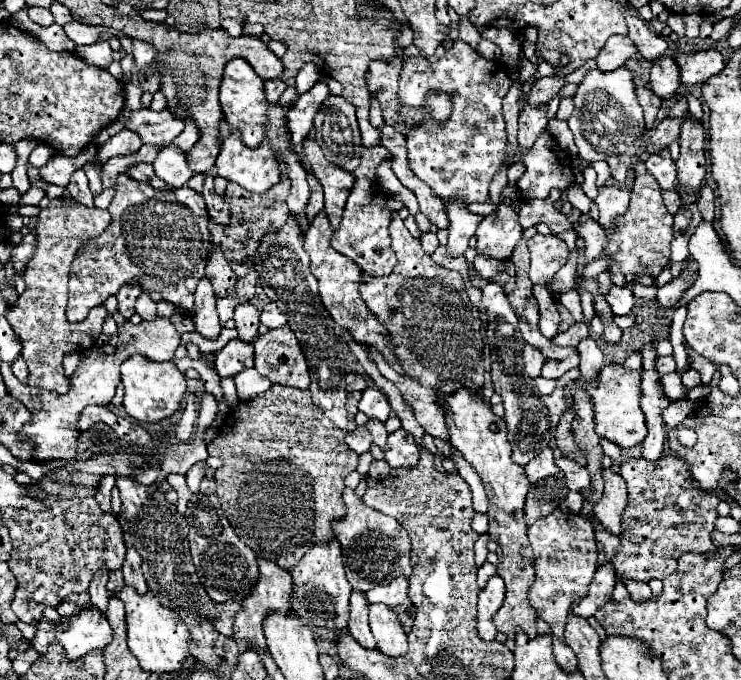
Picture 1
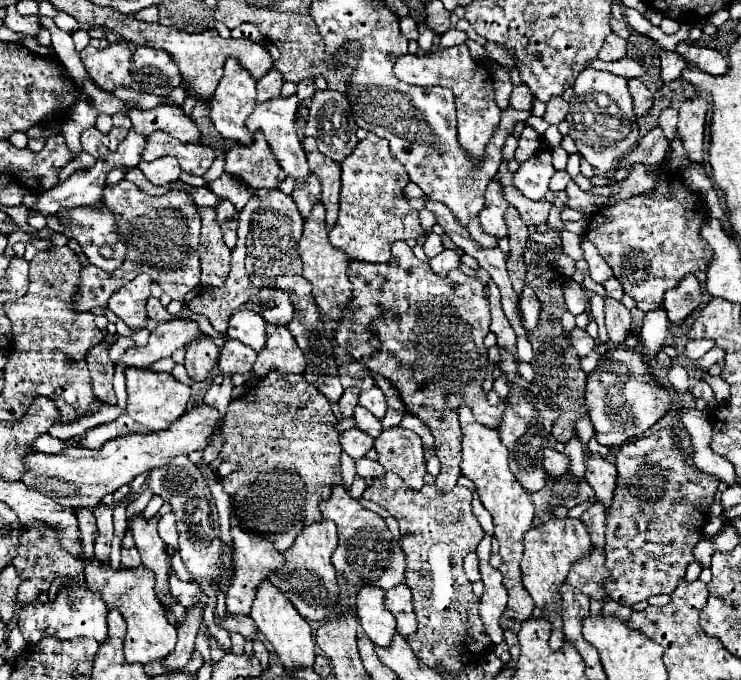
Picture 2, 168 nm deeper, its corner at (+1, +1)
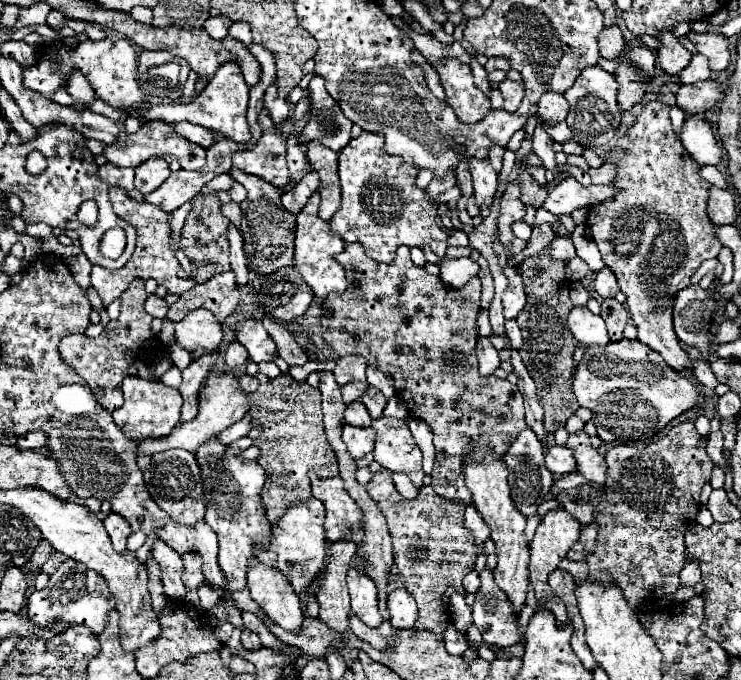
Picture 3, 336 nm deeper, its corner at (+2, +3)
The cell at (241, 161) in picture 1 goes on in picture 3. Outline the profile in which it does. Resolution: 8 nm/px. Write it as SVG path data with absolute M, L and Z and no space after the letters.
M287 120L281 132L265 130L259 142L251 150L239 150L233 154L233 166L247 174L263 178L265 182L277 188L285 188L289 184L289 170L285 162L285 152L287 152L285 140L289 134L299 134L305 122L307 120L301 122Z

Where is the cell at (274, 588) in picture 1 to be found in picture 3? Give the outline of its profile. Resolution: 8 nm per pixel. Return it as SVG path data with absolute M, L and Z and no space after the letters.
M217 438L207 440L197 452L205 486L205 522L219 536L219 566L227 580L227 590L237 592L247 586L247 562L255 556L255 548L271 544L271 524L267 524L259 492L265 482L265 470L257 462L243 462L239 456L223 458L225 446Z

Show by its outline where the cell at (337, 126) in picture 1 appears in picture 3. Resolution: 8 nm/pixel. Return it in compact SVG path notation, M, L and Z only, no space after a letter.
M313 76L309 82L309 100L311 112L309 120L299 136L299 142L319 140L323 146L333 152L343 150L351 140L351 120L345 118L339 104L325 90L325 80L321 76Z

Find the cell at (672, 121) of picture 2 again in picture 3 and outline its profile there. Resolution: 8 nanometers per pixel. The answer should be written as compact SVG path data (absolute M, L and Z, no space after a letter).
M661 102L645 104L643 112L637 116L633 128L625 134L625 138L605 154L607 162L615 162L619 166L617 178L613 180L619 188L613 200L597 204L589 210L587 226L593 242L597 244L603 262L613 270L619 280L621 292L627 296L627 310L637 326L639 340L659 352L663 360L675 368L683 370L689 368L691 362L681 348L675 330L673 330L673 296L677 290L691 284L691 276L707 258L717 258L721 244L713 236L713 224L707 216L707 196L711 184L701 180L697 174L699 164L687 154L687 150L677 140L671 120L669 120L669 106Z

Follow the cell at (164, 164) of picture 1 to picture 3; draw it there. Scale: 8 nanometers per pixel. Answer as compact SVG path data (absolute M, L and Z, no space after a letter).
M149 158L147 162L139 164L135 168L135 172L137 172L135 188L141 194L157 190L171 176L171 168L169 168L169 164L163 158Z

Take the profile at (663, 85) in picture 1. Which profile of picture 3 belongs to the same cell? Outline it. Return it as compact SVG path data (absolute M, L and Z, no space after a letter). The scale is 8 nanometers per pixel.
M659 32L657 40L661 46L657 48L659 66L667 74L679 74L691 60L691 52L679 44L679 40L671 32Z

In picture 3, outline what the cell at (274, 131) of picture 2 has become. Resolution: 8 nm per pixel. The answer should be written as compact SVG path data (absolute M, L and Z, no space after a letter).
M269 86L267 92L265 92L263 110L269 112L269 116L271 116L271 120L273 120L273 124L277 128L289 118L289 104L287 104L287 100L277 96L277 88L275 86Z

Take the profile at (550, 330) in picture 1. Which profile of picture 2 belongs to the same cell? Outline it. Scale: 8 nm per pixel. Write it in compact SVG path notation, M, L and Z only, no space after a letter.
M528 286L522 288L522 294L518 298L518 310L520 310L522 326L526 330L534 330L536 322L538 322L538 316L540 316L540 302L538 302L536 294Z

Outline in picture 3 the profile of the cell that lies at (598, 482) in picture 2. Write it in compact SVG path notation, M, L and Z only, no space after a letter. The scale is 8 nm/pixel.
M579 432L575 436L569 436L567 448L571 448L575 460L577 460L577 472L583 474L587 480L605 486L605 458L591 446L589 436L585 432Z

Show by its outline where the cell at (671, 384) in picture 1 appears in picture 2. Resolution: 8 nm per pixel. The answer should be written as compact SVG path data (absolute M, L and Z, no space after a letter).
M700 338L700 340L690 340L688 342L688 346L686 346L686 356L690 358L690 360L698 360L698 358L702 358L712 346L714 346L716 342L714 340L710 340L710 338Z

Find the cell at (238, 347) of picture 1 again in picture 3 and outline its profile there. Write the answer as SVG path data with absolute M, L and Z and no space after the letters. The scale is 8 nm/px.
M233 340L233 342L227 346L227 350L225 350L225 362L227 362L227 366L229 366L231 370L243 368L243 364L249 360L249 356L247 356L245 350L247 350L247 348L243 348L243 344L239 344L237 340Z

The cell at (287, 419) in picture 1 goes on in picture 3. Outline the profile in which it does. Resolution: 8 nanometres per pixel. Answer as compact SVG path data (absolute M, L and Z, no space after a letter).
M279 374L249 394L251 398L251 432L253 446L261 450L257 462L265 468L267 480L261 490L261 502L271 526L291 508L291 504L303 504L311 500L311 480L309 472L313 470L319 478L337 476L337 458L331 450L327 436L323 432L321 420L321 392L311 388L305 380L297 382L291 374Z

